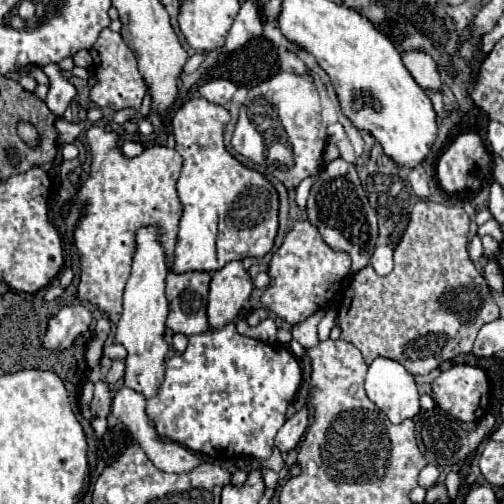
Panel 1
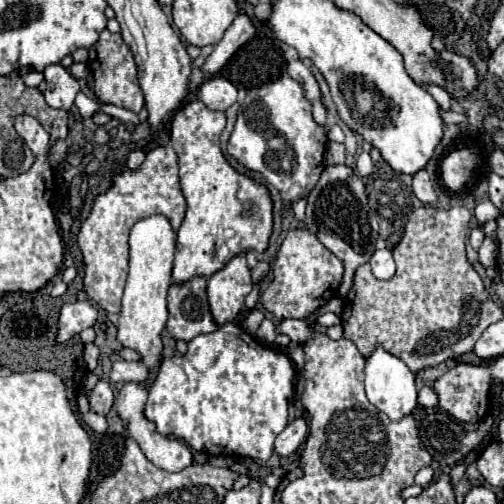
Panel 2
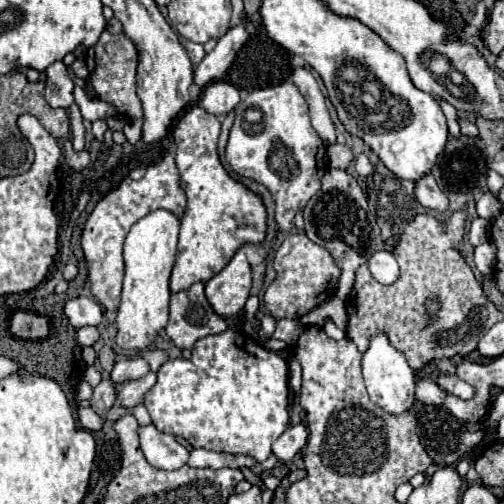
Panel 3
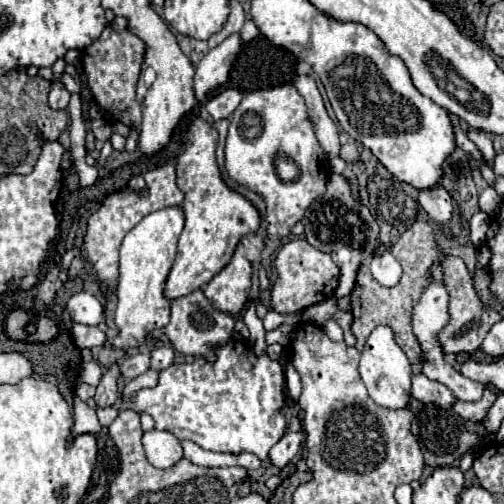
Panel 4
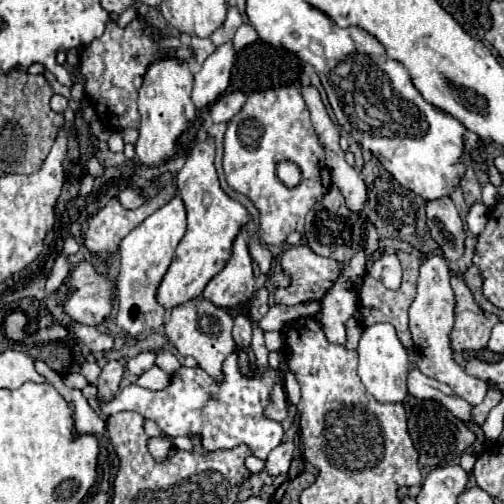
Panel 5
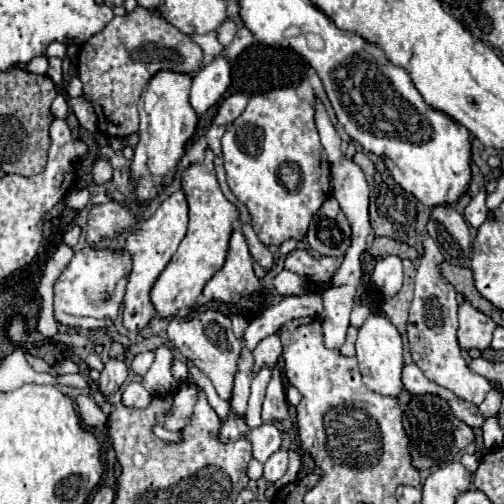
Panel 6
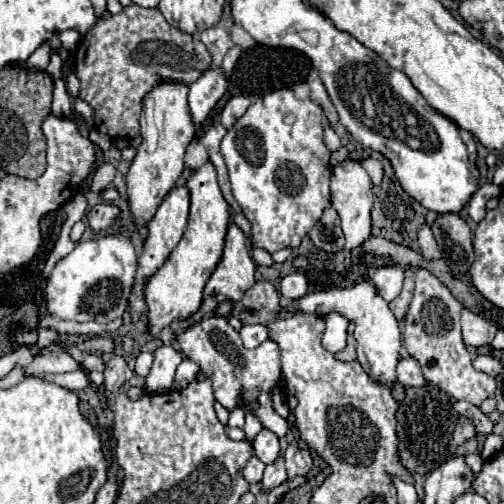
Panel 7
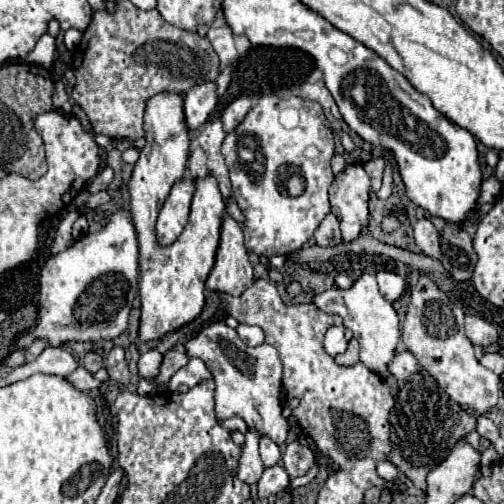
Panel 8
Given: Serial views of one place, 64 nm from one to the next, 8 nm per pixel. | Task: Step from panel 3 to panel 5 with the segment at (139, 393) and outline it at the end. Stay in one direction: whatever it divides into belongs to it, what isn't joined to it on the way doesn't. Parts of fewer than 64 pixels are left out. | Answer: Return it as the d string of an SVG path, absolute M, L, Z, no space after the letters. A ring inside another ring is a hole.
M152 366L150 370L146 370L146 372L138 378L136 384L142 386L142 388L148 388L148 390L164 390L164 388L168 388L168 384L170 384L170 376L168 376L160 366Z

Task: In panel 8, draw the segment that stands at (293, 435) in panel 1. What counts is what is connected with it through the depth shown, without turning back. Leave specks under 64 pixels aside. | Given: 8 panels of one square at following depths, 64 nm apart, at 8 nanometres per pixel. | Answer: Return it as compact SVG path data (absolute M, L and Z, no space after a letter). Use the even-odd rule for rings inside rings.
M272 466L266 468L260 482L258 482L258 496L260 498L270 498L286 490L290 484L290 478L282 466Z

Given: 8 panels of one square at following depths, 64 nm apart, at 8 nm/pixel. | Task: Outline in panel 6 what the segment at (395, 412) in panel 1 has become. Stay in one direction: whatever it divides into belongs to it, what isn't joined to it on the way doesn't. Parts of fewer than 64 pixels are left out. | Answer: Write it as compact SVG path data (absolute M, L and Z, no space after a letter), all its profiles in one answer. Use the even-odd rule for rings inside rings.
M374 302L370 306L370 314L358 330L358 340L356 340L356 358L360 364L362 378L366 386L372 392L378 392L382 396L398 396L402 392L402 382L400 382L400 372L402 372L402 336L398 328L388 320L388 316L382 312L380 302Z

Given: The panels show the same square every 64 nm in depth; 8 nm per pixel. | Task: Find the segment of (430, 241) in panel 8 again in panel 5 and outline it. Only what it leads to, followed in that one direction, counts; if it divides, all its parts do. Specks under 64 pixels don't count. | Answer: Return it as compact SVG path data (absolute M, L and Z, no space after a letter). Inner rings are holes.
M434 254L424 258L420 266L420 276L418 276L418 292L416 298L410 306L410 334L414 340L414 354L418 358L418 368L422 374L428 378L434 378L438 382L448 384L456 396L464 398L470 404L480 404L488 392L488 384L480 378L468 376L464 368L454 360L454 350L450 342L450 332L454 328L454 292L450 286L450 274L448 274L448 262L444 256Z

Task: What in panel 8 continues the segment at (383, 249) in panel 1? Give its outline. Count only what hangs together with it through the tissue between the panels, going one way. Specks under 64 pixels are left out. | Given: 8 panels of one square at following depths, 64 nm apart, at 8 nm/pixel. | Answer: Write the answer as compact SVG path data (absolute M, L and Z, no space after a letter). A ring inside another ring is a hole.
M378 272L376 274L378 278L378 286L380 286L380 294L392 304L396 302L402 292L404 292L404 278L398 276L398 274L392 274L392 272Z

